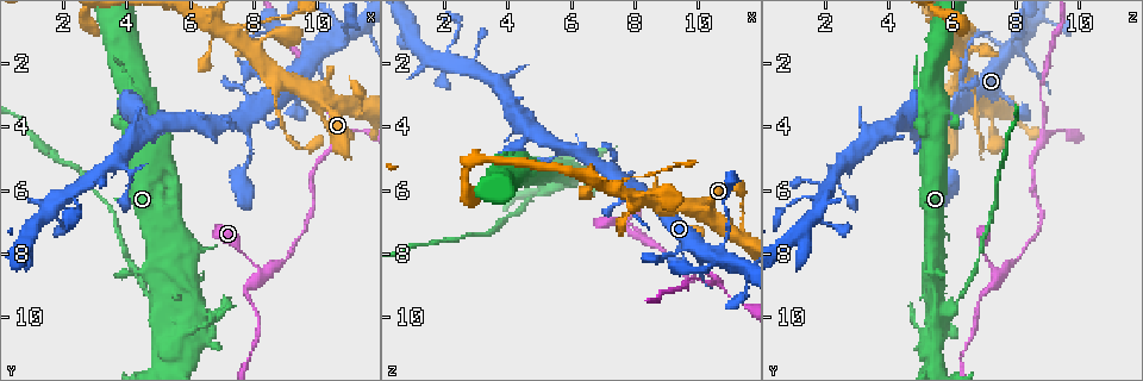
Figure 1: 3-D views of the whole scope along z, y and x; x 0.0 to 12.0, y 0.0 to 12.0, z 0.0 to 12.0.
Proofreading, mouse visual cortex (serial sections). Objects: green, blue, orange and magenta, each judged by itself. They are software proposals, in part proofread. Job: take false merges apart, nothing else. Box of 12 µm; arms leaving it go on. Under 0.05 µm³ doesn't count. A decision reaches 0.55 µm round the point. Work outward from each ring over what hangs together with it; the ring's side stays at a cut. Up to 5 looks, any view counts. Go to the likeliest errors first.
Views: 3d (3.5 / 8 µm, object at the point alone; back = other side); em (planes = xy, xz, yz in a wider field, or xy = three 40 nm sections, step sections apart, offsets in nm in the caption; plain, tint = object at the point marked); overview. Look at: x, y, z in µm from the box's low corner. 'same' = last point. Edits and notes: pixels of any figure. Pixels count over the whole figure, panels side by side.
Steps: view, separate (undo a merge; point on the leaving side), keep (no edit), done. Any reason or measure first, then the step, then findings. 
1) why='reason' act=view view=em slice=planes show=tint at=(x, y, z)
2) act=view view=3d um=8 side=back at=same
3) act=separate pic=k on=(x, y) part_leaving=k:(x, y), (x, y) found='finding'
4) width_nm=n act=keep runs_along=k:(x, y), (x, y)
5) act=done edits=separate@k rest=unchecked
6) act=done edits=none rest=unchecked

why='two arms in line, one across' act=view view=em slice=xy step=2 show=tint at=(10.6, 4.5, 8.8)

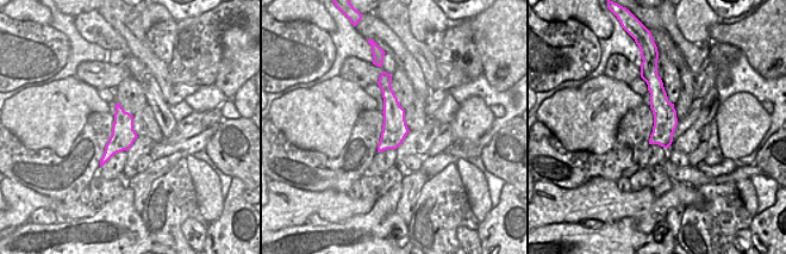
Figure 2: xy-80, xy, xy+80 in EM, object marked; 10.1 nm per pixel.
act=view view=3d um=3.5 at=same

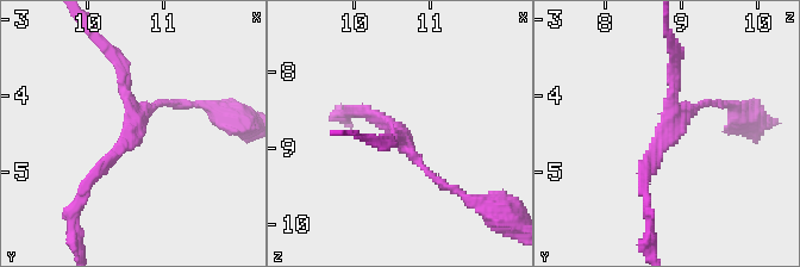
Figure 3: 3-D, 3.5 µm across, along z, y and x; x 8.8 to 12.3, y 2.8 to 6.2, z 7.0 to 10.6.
act=keep runs_along=2:(387, 79), (391, 137), (380, 148) found='all the same cell'

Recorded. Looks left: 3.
why='narrows sharply' act=view view=em slice=xy step=5 show=tint at=(8.7, 3.6, 6.8)

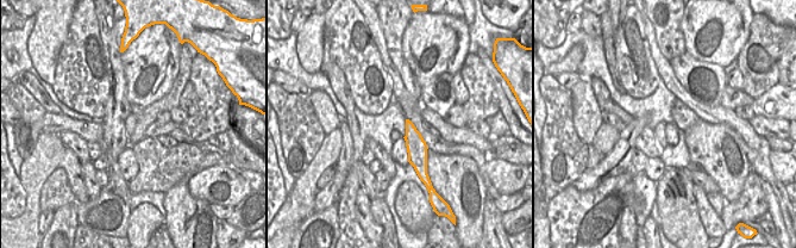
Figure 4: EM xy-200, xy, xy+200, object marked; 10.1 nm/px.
act=view view=3d um=3.5 at=same

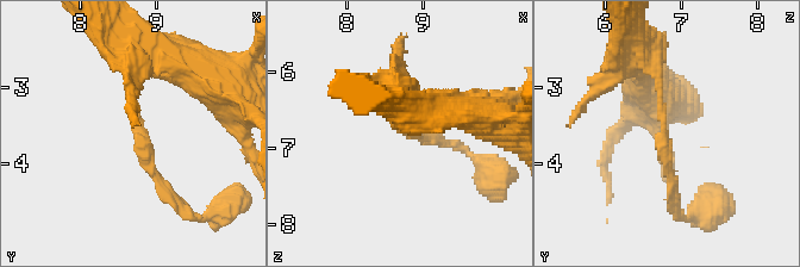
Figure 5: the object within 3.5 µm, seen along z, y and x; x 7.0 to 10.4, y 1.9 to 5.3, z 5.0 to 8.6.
arm_widths_nm=150,150 act=keep runs_along=5:(641, 43), (658, 80), (674, 197) found='one cell here'

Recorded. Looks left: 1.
act=done edits=none rest=unchecked

